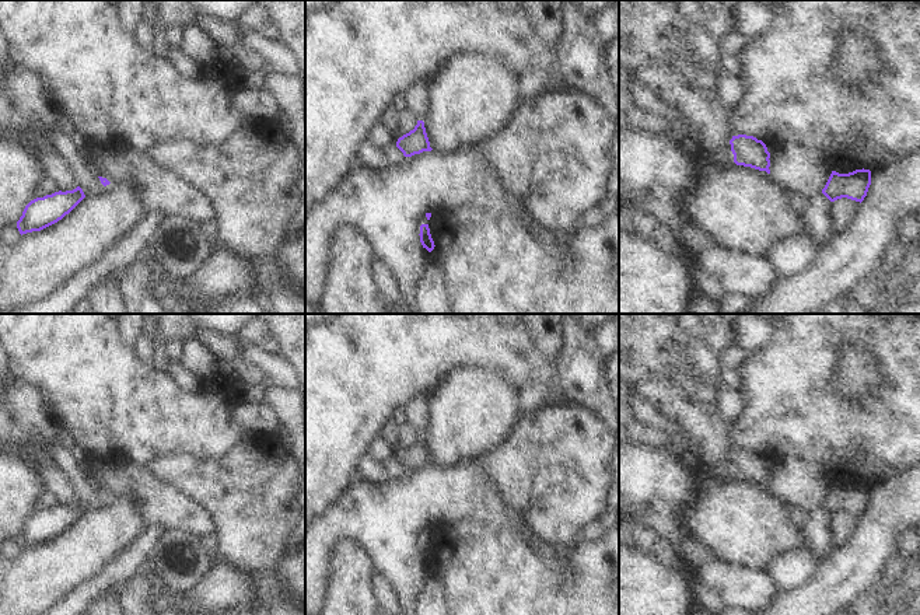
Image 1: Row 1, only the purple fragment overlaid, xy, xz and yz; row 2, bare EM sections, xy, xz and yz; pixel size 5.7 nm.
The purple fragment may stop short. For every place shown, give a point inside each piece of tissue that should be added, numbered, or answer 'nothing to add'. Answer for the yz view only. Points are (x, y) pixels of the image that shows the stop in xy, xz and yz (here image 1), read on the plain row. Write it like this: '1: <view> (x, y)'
nothing to add

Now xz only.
nothing to add

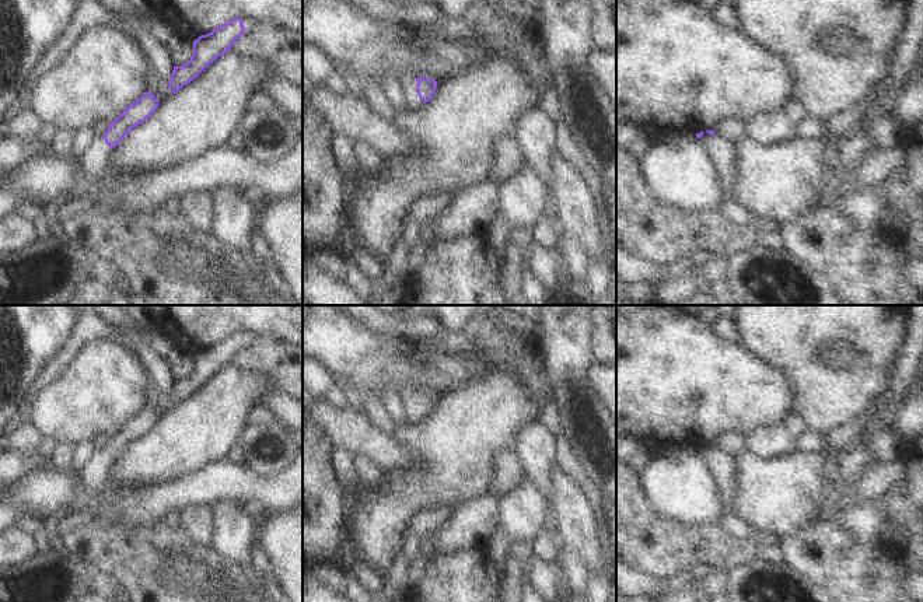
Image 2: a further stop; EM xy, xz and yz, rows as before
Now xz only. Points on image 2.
1: xz (408, 396)

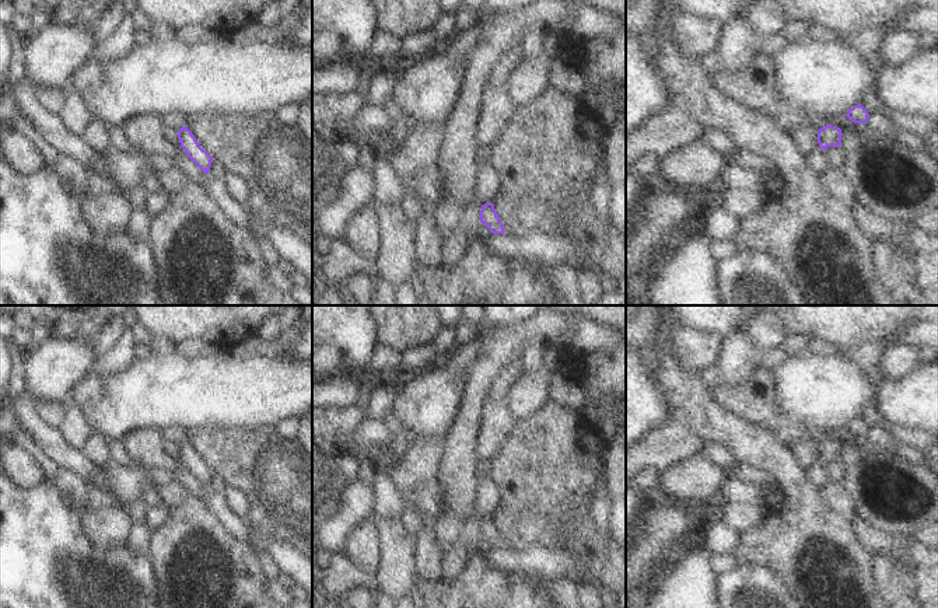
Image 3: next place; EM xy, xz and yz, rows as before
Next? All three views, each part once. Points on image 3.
nothing to add

